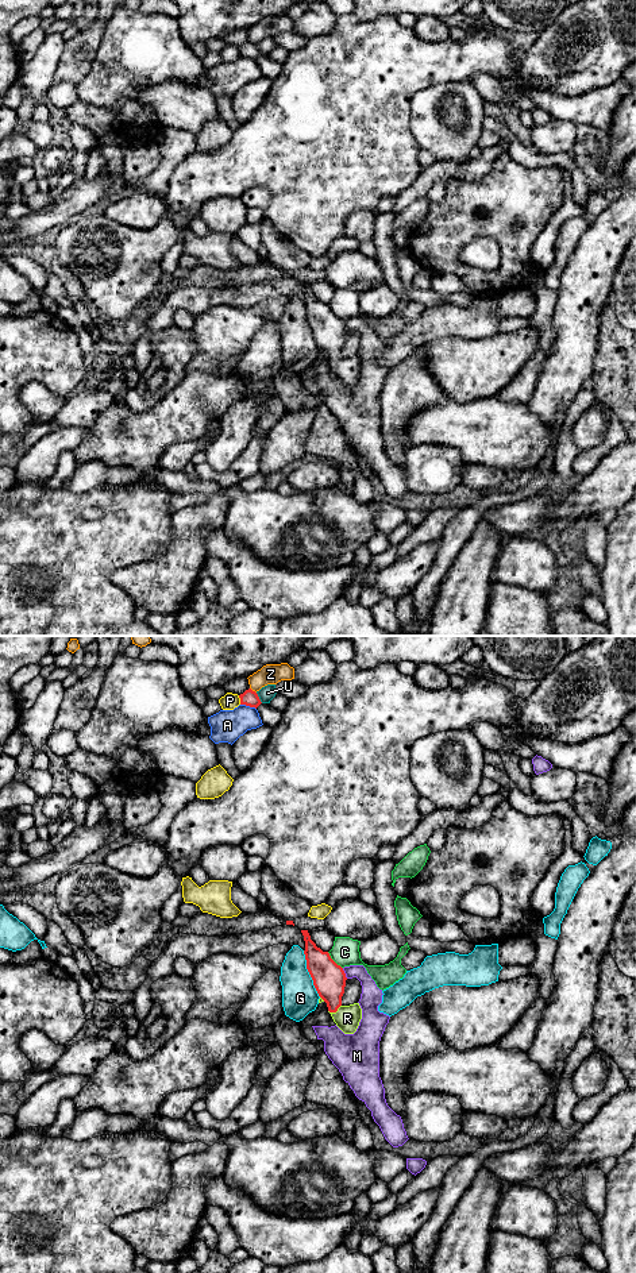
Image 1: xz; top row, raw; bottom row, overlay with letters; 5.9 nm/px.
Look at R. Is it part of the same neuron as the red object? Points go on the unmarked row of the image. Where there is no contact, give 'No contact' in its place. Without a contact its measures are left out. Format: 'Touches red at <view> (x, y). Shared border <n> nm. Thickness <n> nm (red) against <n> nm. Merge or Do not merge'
Touches red at xz (335, 363). Shared border 90 nm. Thickness 190 nm (red) against 150 nm. Merge

